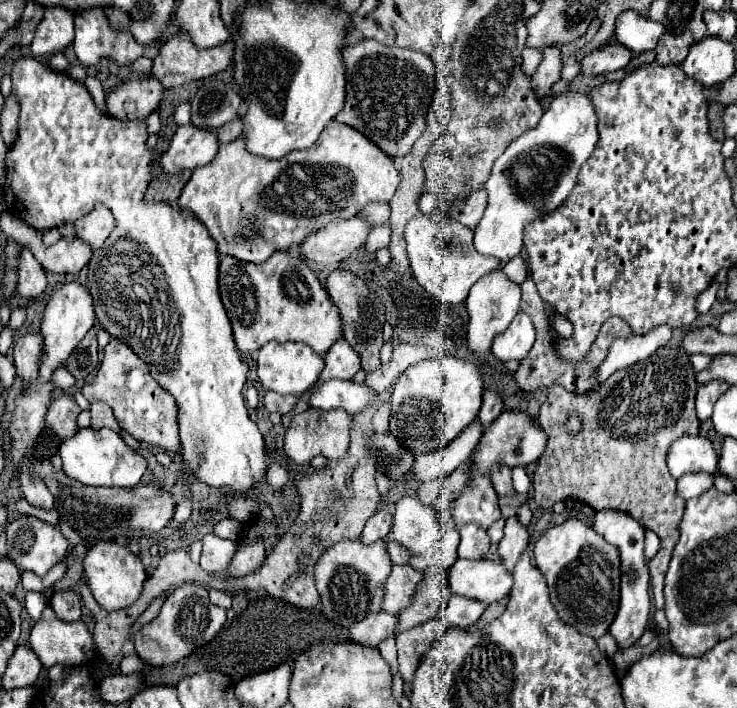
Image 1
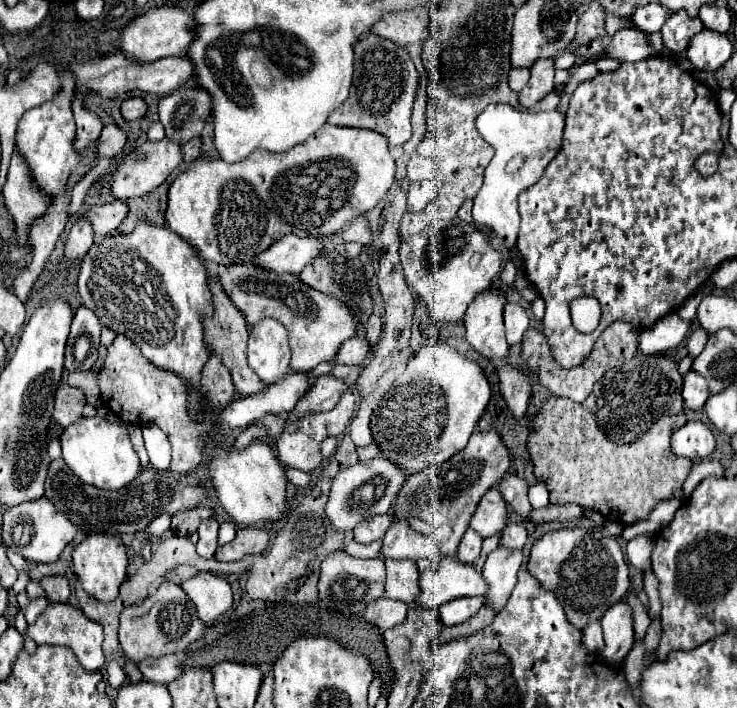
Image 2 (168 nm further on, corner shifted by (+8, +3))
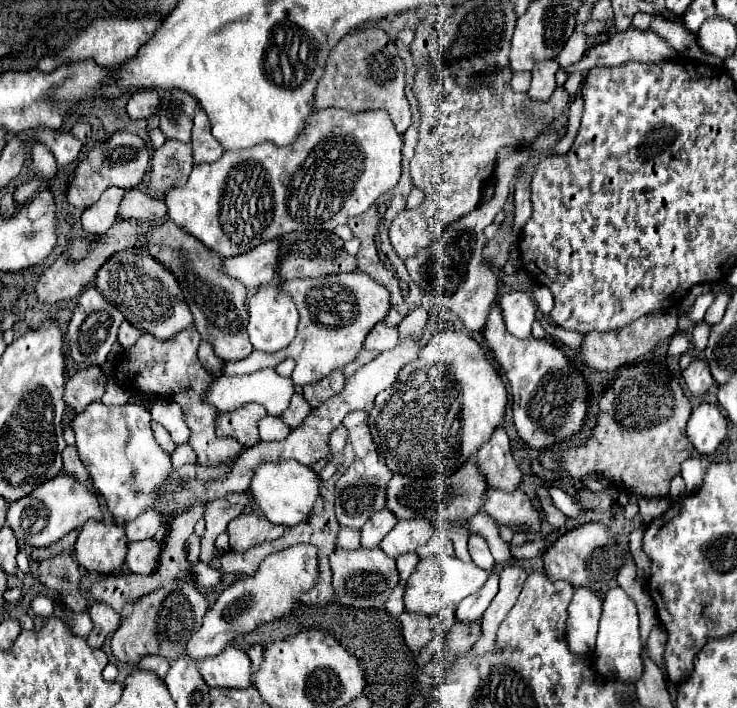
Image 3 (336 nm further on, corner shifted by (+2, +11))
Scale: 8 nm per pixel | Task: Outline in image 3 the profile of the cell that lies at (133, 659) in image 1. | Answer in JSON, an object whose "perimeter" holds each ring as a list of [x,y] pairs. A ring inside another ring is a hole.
{"perimeter":[[[147,656],[139,662],[139,668],[141,670],[149,670],[153,674],[157,674],[159,678],[163,678],[169,670],[169,662],[165,658],[159,658],[159,656]]]}

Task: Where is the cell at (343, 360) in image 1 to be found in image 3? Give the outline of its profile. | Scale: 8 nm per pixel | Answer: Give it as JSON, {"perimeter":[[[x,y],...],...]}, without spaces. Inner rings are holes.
{"perimeter":[[[381,322],[381,324],[377,324],[377,326],[373,328],[373,332],[367,336],[365,348],[379,354],[379,352],[391,350],[391,348],[397,344],[397,338],[399,338],[397,326],[387,326],[385,322]]]}

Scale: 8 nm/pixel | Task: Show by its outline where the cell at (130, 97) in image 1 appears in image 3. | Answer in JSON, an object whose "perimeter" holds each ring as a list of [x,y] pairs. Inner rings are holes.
{"perimeter":[[[135,92],[129,102],[127,102],[127,114],[131,120],[141,120],[149,118],[157,112],[159,106],[159,96],[157,92]]]}

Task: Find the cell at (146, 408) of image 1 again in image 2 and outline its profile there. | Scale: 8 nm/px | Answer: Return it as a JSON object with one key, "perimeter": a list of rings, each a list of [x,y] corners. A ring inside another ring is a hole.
{"perimeter":[[[117,336],[113,344],[107,346],[105,362],[95,378],[101,390],[101,402],[107,410],[111,410],[127,424],[151,422],[167,434],[173,450],[173,460],[169,468],[171,472],[189,474],[199,466],[205,438],[213,428],[211,420],[205,420],[203,424],[195,424],[193,420],[189,420],[187,388],[179,376],[155,368],[141,356],[139,348],[131,340],[127,340],[125,336]]]}

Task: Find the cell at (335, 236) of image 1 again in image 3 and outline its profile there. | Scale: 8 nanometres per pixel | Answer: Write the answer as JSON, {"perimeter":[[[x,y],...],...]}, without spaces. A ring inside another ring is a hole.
{"perimeter":[[[271,240],[259,244],[251,252],[223,258],[221,270],[229,278],[239,280],[251,290],[263,284],[271,284],[277,278],[277,266],[279,266],[279,244],[277,240]]]}

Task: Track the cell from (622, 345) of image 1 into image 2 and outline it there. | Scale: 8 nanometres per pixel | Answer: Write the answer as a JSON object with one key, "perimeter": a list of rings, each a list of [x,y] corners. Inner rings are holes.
{"perimeter":[[[675,312],[665,316],[655,324],[655,328],[645,328],[637,338],[637,354],[659,354],[681,344],[689,330],[689,320],[681,320]]]}

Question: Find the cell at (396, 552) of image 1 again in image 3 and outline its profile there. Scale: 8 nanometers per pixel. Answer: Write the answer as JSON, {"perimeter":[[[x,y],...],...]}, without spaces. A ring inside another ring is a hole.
{"perimeter":[[[339,528],[337,532],[337,540],[335,540],[335,546],[337,548],[347,548],[347,550],[355,550],[361,546],[359,542],[359,530],[353,530],[353,528]]]}

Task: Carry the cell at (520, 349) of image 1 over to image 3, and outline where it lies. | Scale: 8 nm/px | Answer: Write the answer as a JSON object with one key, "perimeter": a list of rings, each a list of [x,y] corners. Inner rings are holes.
{"perimeter":[[[523,290],[505,292],[499,298],[499,306],[507,330],[517,338],[529,338],[531,326],[535,322],[535,312],[537,312],[531,296]]]}

